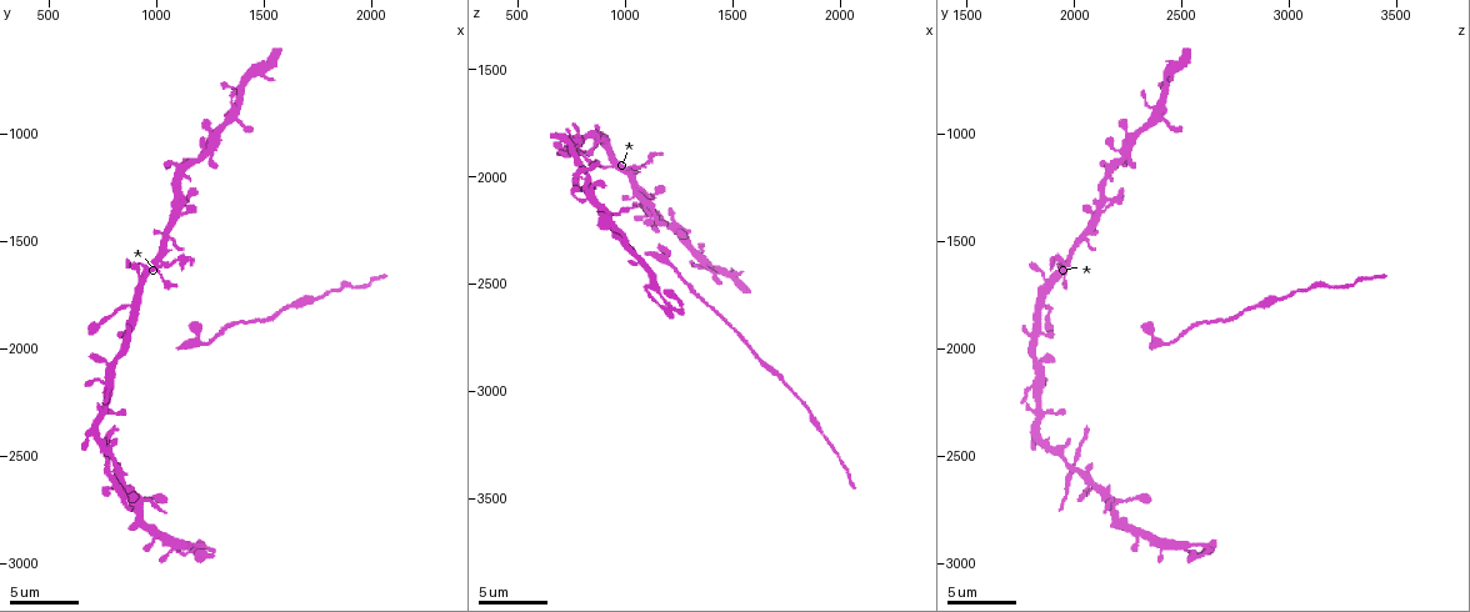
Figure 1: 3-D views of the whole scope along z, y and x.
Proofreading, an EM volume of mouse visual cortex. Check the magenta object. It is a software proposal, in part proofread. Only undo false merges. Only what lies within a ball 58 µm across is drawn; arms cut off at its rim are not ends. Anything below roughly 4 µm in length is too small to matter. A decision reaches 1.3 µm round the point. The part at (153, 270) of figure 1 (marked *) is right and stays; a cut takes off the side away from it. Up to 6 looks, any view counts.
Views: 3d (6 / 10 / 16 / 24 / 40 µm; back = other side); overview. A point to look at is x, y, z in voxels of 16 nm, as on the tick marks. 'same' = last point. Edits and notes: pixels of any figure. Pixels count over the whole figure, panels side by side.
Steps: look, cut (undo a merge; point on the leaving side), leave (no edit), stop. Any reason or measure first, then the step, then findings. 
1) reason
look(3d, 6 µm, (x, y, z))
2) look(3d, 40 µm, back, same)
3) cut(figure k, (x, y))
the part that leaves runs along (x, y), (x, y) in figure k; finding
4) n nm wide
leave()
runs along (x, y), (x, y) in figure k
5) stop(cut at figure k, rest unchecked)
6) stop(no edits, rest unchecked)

looks like a crossing
look(3d, 10 µm, (780, 2590, 1990))

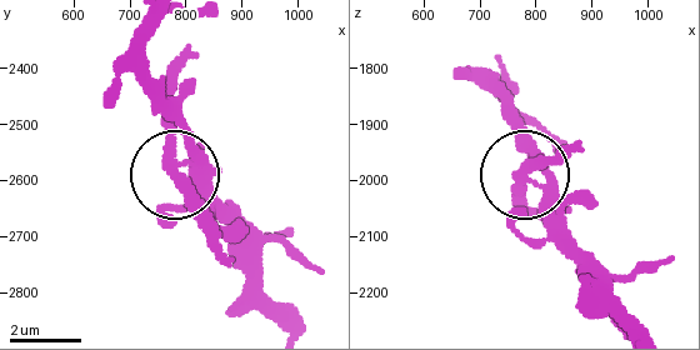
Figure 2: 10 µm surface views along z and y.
from behind
look(3d, 10 µm, back, (785, 2580, 1985))

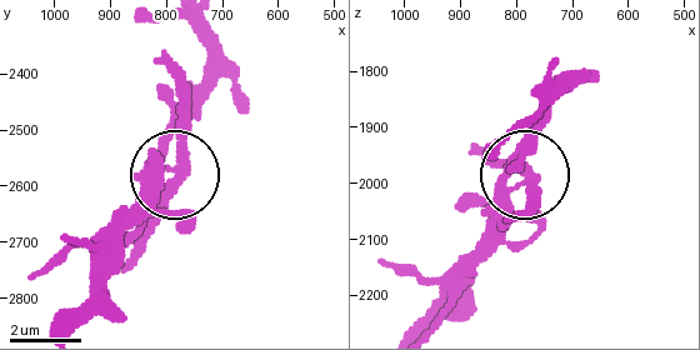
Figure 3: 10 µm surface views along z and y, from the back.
340 nm wide
cut(figure 3, (185, 120))
the part that leaves runs along (169, 169), (179, 74), (164, 50) in figure 3; a second neuron is stuck on

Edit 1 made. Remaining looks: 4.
four or more arms meet
look(3d, 10 µm, (910, 2750, 2190))

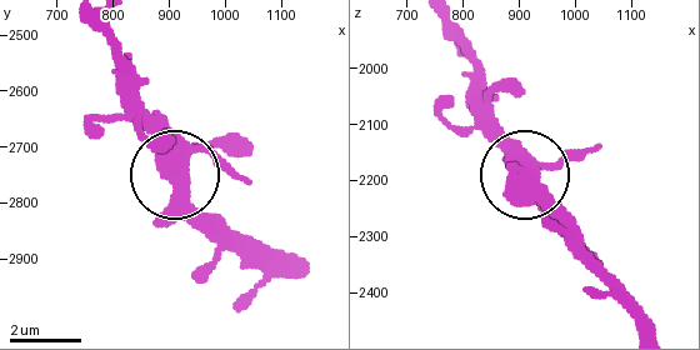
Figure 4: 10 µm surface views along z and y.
390 nm wide
leave()
runs along (91, 24), (124, 68), (130, 113), (169, 170), (241, 143) in figure 4; all the same neuron

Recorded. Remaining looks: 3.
sudden change in width
look(3d, 10 µm, (1630, 1810, 2840))

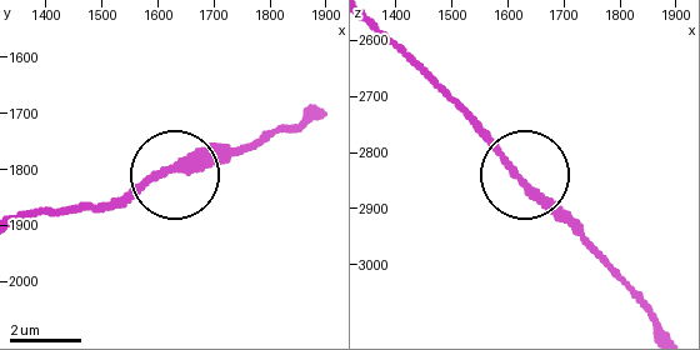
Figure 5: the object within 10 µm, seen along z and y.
look(3d, 6 µm, (1620, 1800, 2855))

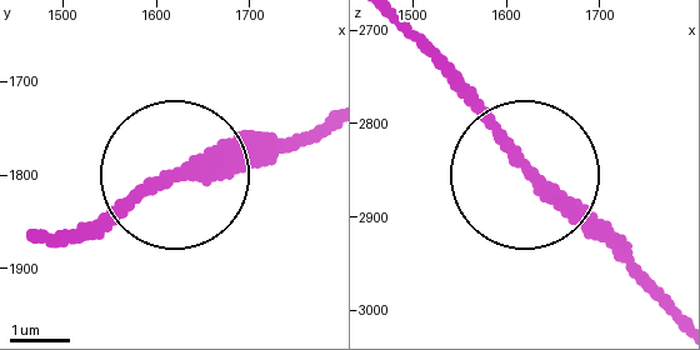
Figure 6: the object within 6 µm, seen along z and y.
leave()
continuous, no second neuron

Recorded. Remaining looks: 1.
stop(cut at figure 3, rest unchecked)

